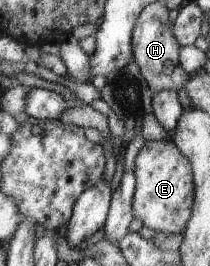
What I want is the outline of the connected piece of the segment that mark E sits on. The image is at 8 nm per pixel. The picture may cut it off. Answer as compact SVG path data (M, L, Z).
M168 139L146 141L135 160L136 190L132 201L135 218L156 232L183 233L194 204L193 170L189 160Z

